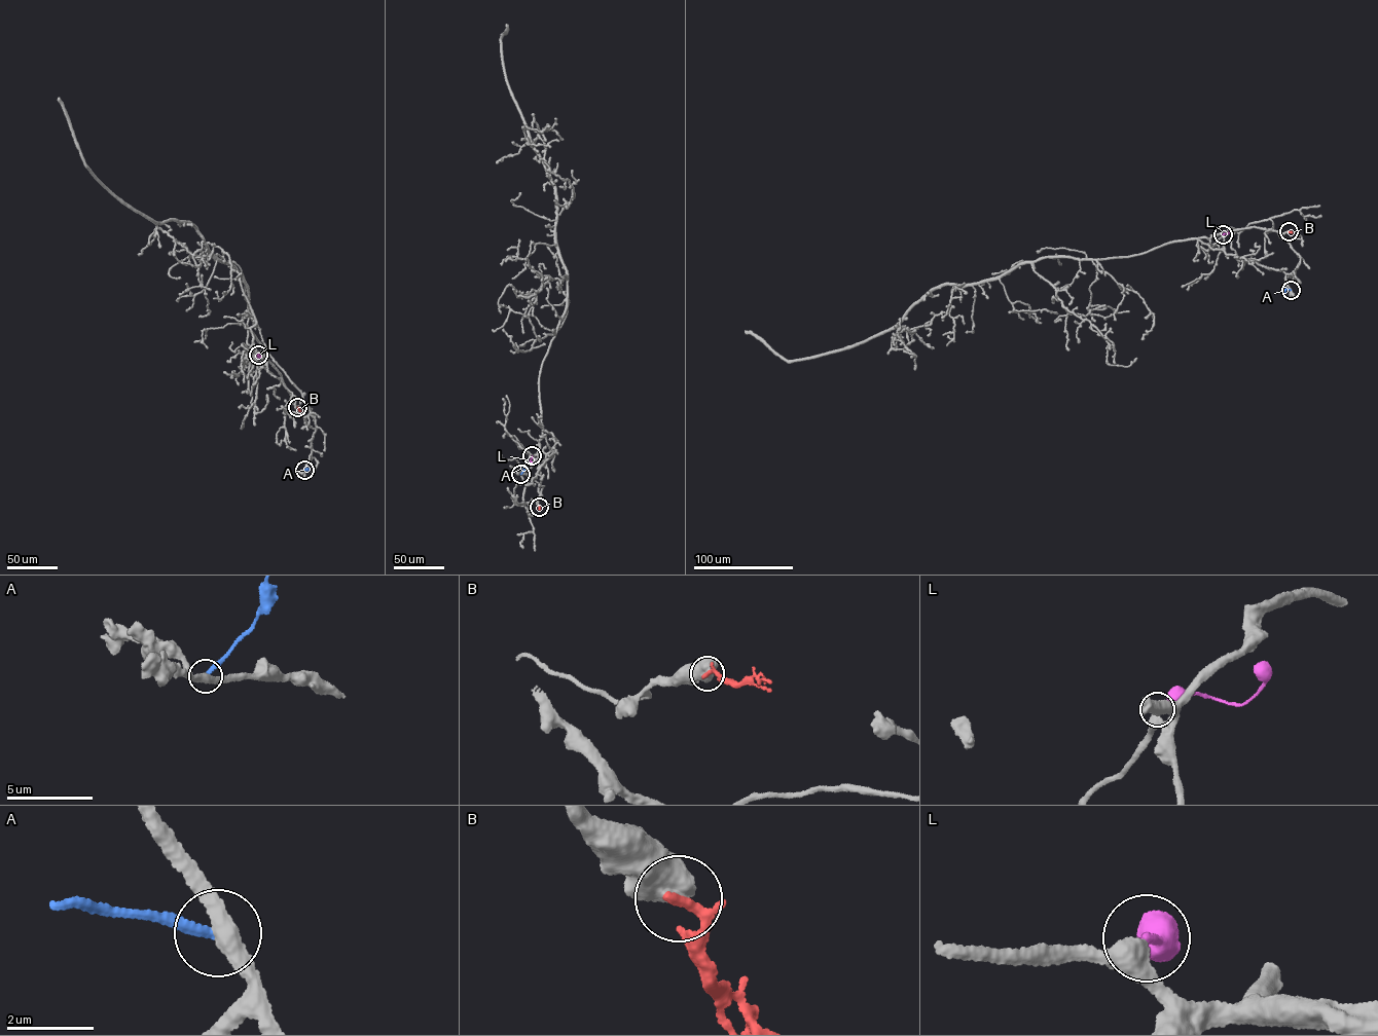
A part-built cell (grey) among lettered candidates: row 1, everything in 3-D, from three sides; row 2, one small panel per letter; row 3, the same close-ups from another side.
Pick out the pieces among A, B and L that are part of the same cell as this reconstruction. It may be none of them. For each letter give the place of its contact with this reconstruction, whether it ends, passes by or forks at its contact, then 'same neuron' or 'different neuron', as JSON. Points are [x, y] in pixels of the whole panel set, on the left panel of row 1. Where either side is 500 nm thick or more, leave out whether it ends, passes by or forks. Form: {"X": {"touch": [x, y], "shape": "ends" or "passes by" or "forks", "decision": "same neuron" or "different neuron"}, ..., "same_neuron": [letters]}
{"A": {"touch": [304, 470], "shape": "ends", "decision": "different neuron"}, "B": {"touch": [297, 407], "decision": "different neuron"}, "L": {"touch": [258, 355], "shape": "ends", "decision": "different neuron"}, "same_neuron": []}

